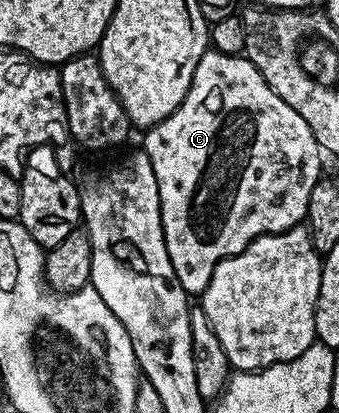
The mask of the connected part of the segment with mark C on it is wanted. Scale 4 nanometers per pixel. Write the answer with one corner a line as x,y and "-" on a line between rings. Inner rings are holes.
209,50
202,54
198,66
194,70
194,78
190,82
190,90
186,90
186,98
182,98
180,105
170,113
162,122
158,122
153,128
143,133
144,144
142,151
150,158
154,166
154,178
158,178
158,194
160,195
160,217
162,218
162,230
166,238
166,254
170,254
170,266
174,266
174,274
187,292
189,297
199,297
206,290
218,262
222,262
228,256
237,256
250,242
254,242
260,236
269,236
285,232
291,228
303,225
308,215
308,203
310,202
310,190
322,178
320,172
320,156
322,149
320,143
314,138
310,126
306,126
306,118
294,110
294,106
286,106
274,90
262,78
262,74
249,62
247,56
231,56
215,50

